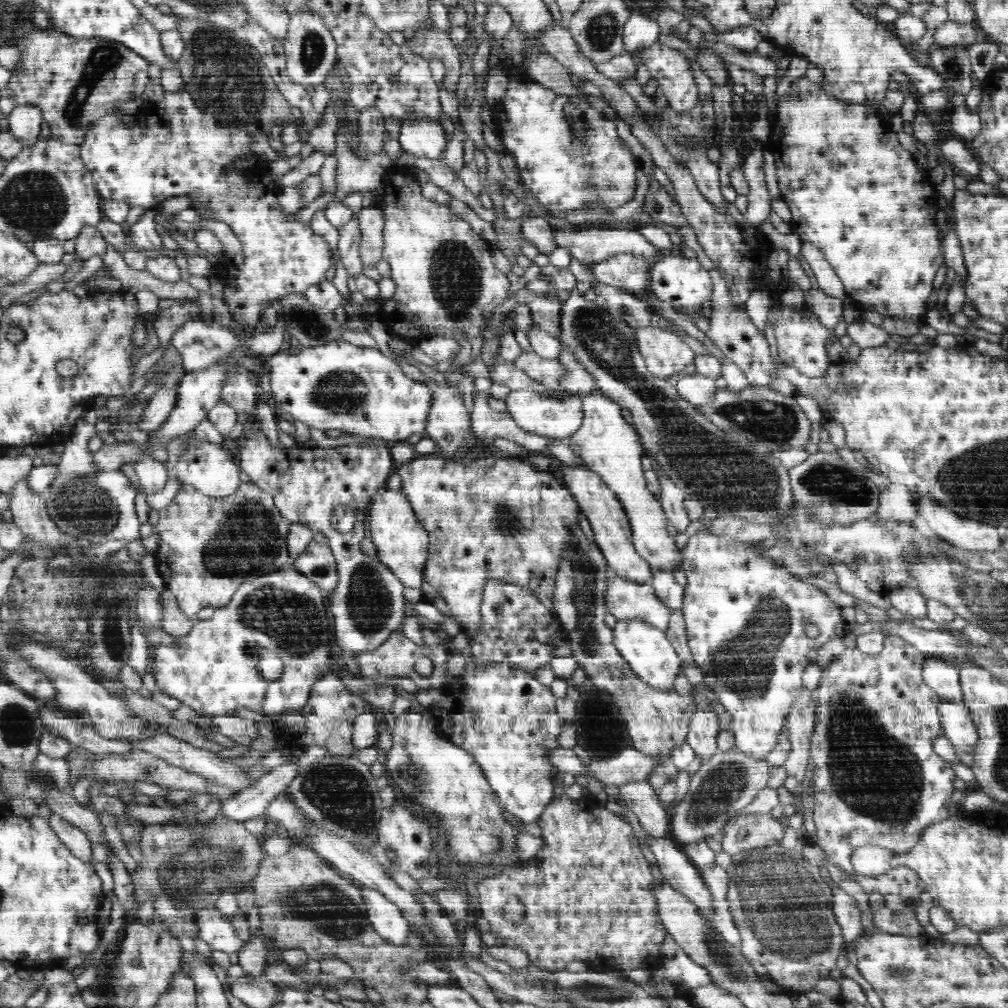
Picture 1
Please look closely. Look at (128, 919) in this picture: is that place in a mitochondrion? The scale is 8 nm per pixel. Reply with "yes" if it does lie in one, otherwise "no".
no

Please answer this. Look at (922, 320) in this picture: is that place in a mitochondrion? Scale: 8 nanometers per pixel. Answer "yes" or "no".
no

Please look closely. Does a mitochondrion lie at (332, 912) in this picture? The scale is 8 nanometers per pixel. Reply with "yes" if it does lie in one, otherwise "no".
yes

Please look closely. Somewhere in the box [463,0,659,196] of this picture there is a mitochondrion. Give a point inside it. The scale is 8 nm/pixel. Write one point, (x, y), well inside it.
(599, 32)

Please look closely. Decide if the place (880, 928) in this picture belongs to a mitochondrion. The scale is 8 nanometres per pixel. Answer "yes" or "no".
no

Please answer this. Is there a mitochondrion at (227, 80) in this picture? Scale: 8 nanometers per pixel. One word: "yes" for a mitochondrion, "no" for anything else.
yes

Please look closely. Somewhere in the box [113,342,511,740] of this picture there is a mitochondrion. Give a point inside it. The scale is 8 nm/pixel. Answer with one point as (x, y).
(248, 541)

